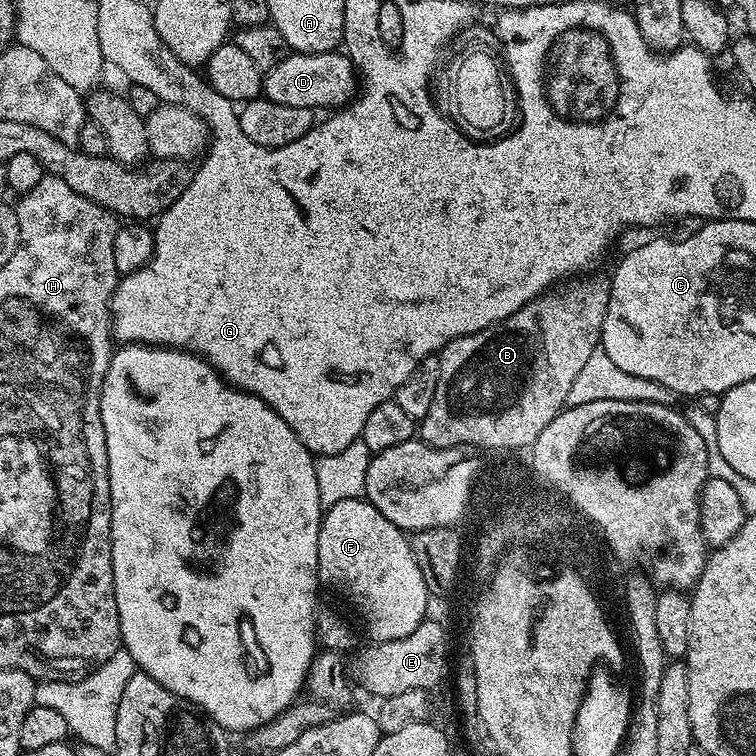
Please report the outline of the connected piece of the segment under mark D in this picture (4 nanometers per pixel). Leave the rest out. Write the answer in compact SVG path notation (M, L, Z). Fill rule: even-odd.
M340 50L331 52L292 52L278 66L262 76L262 96L282 106L328 108L339 110L351 104L358 95L358 73L350 57Z

